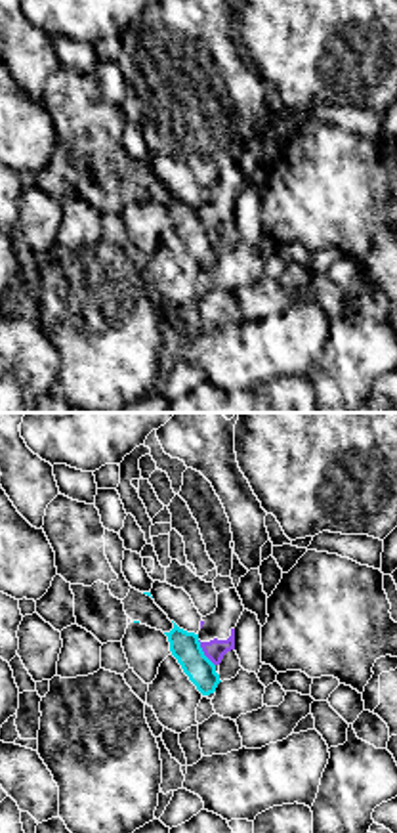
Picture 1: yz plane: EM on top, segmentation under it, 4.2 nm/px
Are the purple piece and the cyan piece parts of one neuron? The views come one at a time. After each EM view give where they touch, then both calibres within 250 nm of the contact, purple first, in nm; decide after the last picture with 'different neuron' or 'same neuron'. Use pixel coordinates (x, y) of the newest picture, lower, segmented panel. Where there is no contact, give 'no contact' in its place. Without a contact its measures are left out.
contact (205, 654); calibres 90 and 120 nm

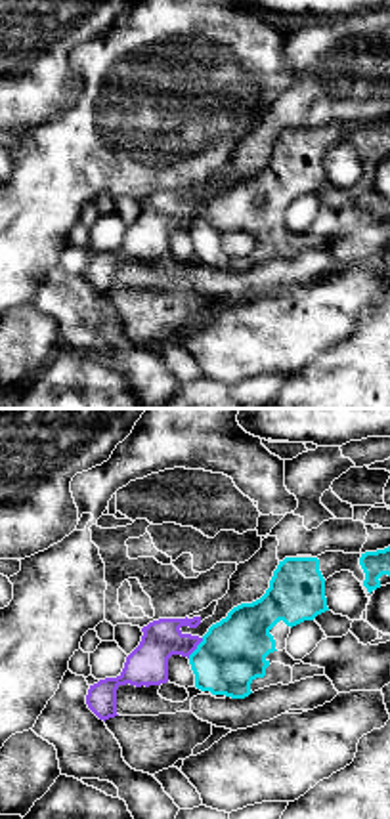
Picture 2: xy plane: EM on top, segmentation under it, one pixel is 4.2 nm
contact (195, 648); calibres 180 and 280 nm

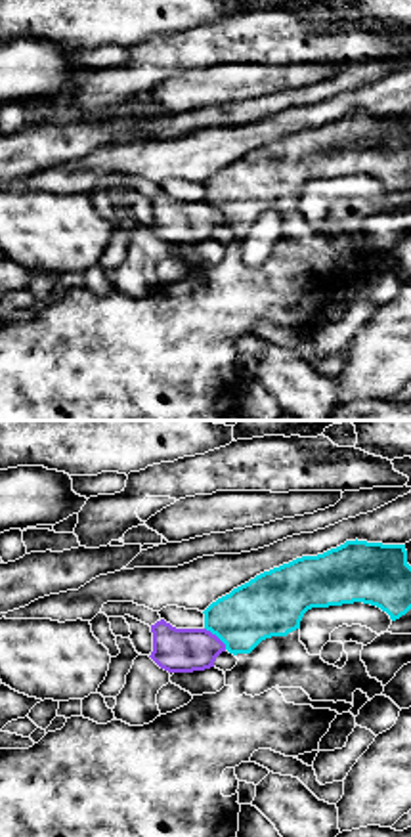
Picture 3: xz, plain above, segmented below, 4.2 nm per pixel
contact (216, 637); calibres 190 and 260 nm

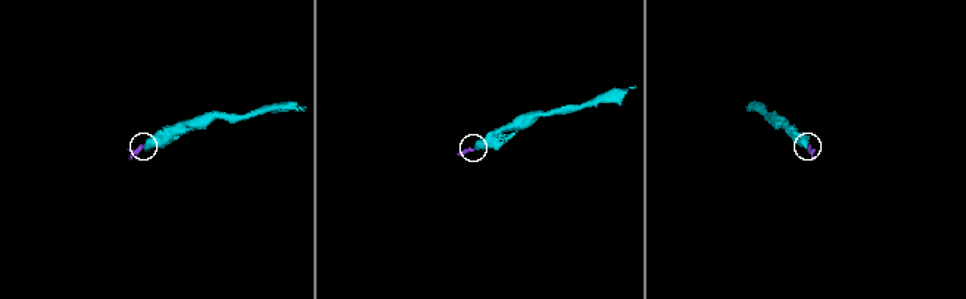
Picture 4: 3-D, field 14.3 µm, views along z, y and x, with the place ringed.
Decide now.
different neuron

